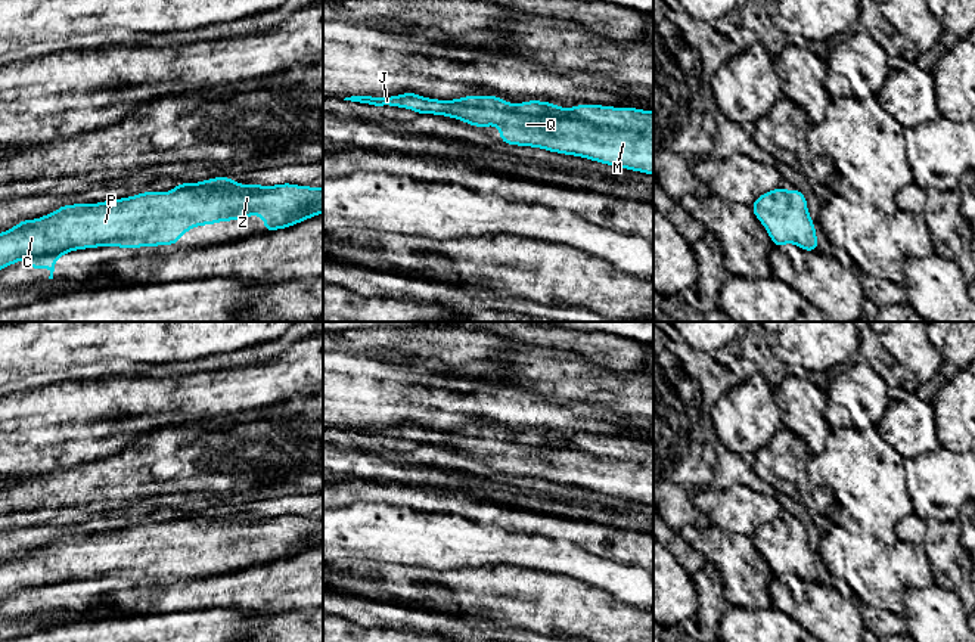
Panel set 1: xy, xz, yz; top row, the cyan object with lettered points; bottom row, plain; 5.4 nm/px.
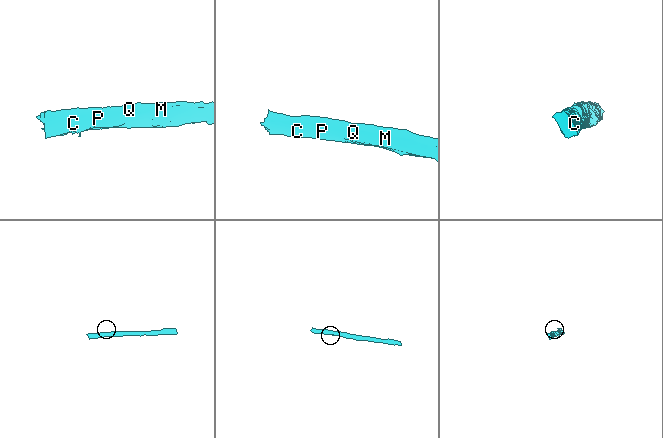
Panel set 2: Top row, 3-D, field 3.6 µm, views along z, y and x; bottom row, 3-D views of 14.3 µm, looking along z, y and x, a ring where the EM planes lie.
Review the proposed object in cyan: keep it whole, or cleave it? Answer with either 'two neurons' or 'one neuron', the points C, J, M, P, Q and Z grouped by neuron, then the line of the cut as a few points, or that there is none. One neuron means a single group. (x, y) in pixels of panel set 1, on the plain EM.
one neuron | C J M P Q Z | no cut

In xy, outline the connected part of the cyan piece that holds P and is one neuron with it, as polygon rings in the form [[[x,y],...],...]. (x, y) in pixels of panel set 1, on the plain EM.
[[[229,508],[181,514],[171,522],[63,536],[49,546],[21,552],[0,564],[0,601],[25,590],[31,601],[47,598],[53,610],[56,589],[74,580],[173,576],[190,558],[251,545],[263,546],[266,561],[271,562],[322,543],[323,518],[245,517]]]

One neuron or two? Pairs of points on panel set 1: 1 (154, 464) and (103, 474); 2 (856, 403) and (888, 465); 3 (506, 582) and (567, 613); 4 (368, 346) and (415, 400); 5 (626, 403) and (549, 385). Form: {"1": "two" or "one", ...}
{"1": "one", "2": "two", "3": "one", "4": "two", "5": "one"}

